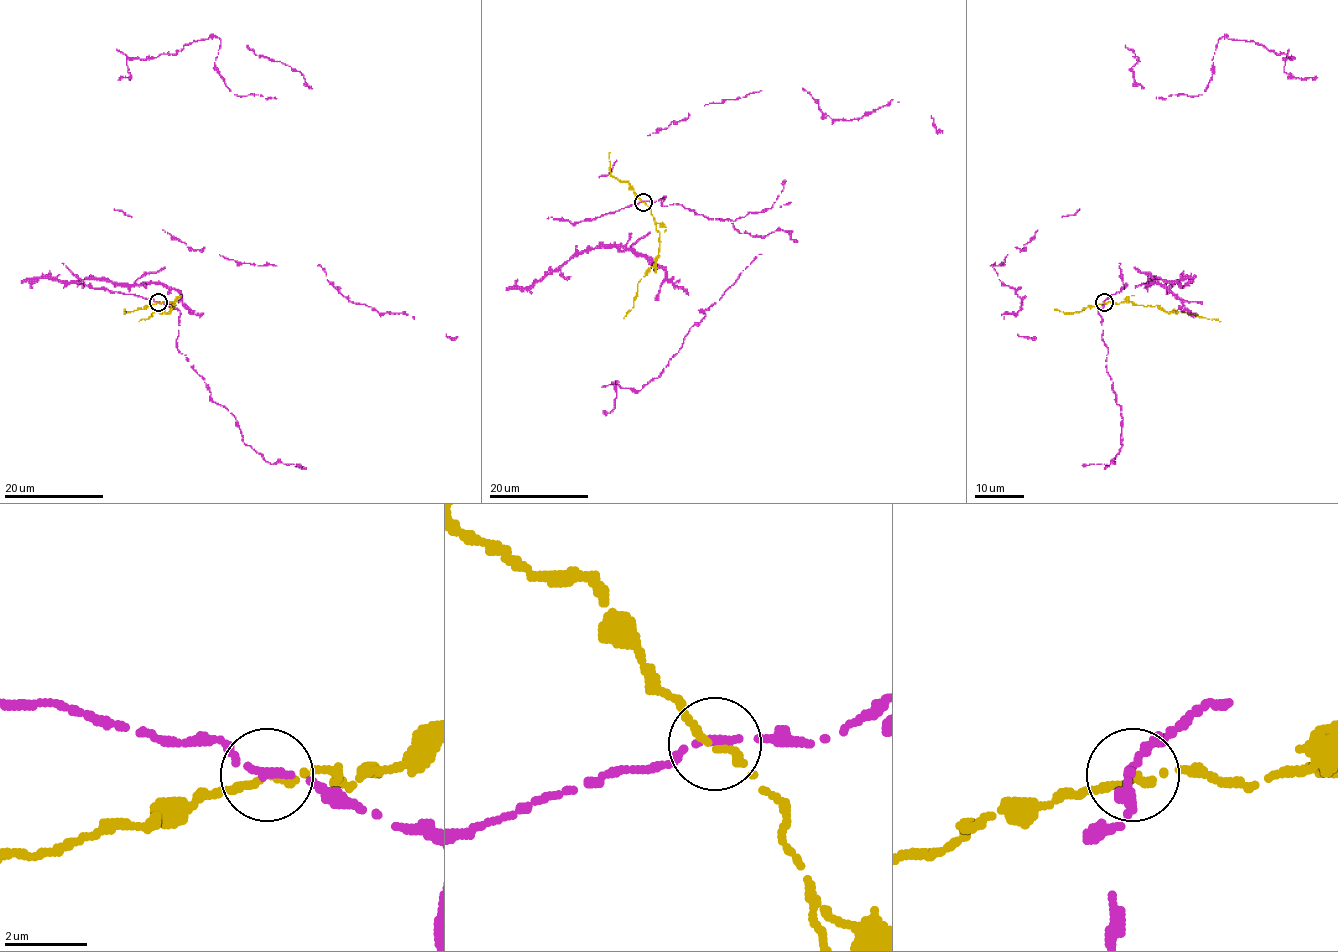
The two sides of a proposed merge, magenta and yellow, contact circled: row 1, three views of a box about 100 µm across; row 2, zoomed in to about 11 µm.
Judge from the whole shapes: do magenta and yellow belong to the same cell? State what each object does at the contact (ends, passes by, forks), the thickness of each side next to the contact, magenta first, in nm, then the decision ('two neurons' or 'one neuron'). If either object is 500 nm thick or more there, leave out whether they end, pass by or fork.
magenta passes by | yellow passes by | 170/190 nm | two neurons

